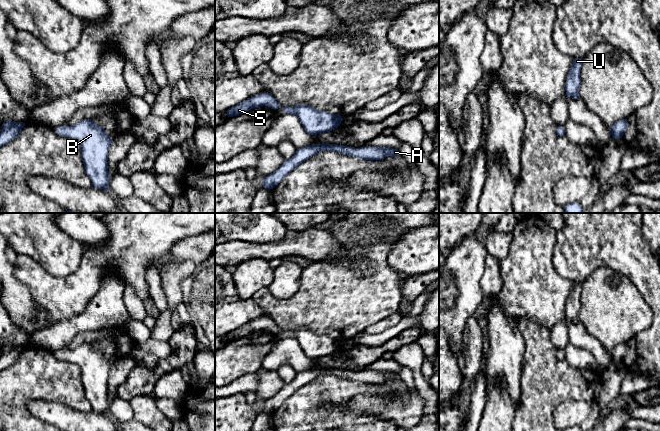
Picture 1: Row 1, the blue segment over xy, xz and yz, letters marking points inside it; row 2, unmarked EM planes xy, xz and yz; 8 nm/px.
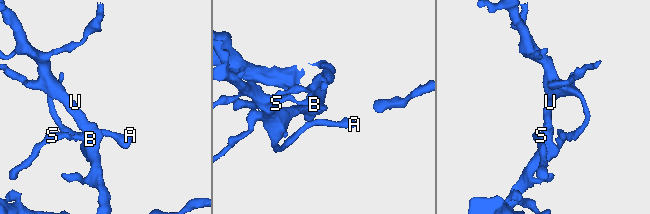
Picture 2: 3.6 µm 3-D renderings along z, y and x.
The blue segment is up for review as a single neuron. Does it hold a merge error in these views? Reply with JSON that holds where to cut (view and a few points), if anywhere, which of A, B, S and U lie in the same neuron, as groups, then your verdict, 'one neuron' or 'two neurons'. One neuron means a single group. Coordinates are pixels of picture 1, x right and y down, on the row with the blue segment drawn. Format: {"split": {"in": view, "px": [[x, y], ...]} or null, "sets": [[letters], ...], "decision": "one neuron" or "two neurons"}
{"split": null, "sets": [["A", "B", "S", "U"]], "decision": "one neuron"}

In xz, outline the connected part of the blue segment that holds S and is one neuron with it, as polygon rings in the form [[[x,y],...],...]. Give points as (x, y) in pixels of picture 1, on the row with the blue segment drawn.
[[[264,91],[229,108],[226,113],[228,117],[233,117],[260,106],[268,106],[274,110],[281,107],[272,94]]]

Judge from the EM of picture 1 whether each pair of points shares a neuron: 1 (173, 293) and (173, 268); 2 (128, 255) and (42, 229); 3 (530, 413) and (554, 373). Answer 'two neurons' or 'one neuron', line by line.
1: one neuron
2: two neurons
3: one neuron

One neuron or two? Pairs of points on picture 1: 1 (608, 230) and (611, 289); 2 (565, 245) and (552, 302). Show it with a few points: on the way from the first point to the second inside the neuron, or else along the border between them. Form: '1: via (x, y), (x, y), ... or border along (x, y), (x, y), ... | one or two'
1: border along (588, 275), (609, 266), (630, 281) | two
2: border along (553, 251), (553, 268), (562, 277), (575, 281) | two

